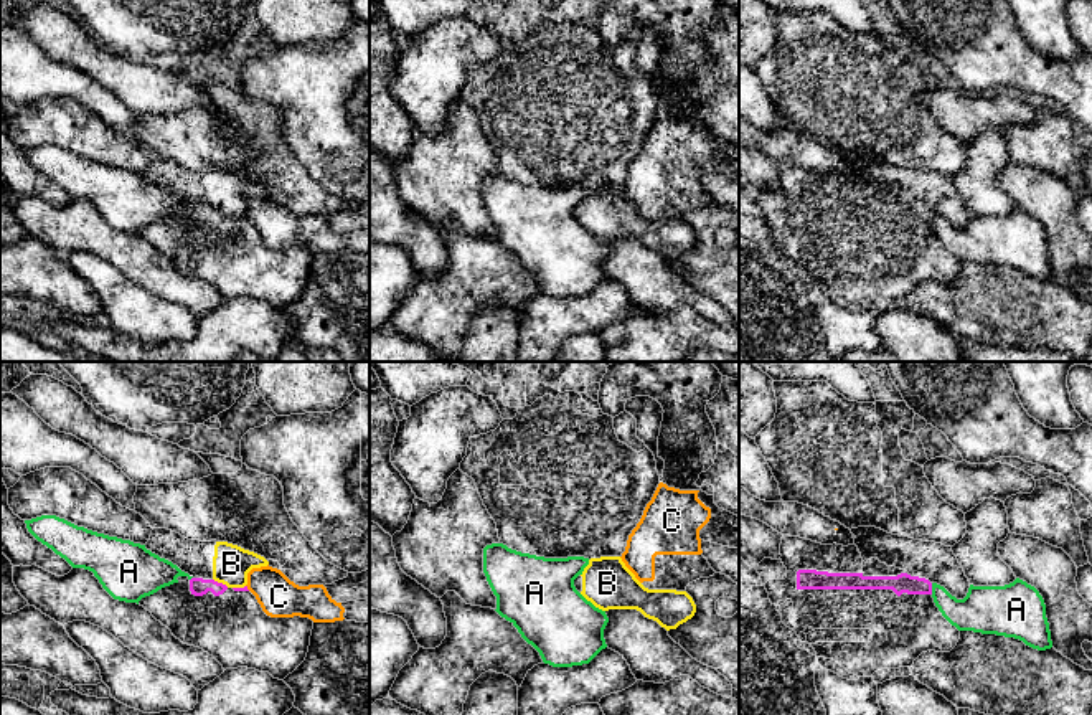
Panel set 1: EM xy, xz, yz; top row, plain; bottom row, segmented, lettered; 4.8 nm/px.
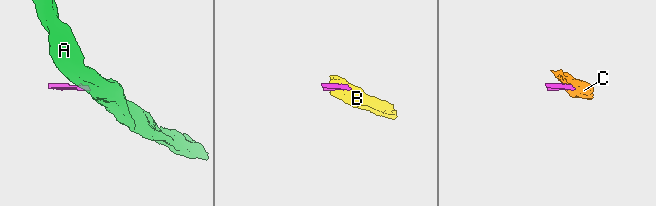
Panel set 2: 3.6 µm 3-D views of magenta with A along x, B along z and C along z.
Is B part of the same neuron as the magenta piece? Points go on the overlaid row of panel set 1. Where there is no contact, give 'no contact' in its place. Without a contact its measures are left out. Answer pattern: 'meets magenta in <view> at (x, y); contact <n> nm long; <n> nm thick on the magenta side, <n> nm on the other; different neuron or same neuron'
meets magenta in xy at (221, 583); contact 90 nm long; 90 nm thick on the magenta side, 190 nm on the other; different neuron

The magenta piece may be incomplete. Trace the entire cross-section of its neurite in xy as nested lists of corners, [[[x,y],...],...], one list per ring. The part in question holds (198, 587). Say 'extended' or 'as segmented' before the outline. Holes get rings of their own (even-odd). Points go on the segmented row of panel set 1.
extended | [[[214,580],[178,581],[139,601],[183,644],[213,656],[223,669],[247,667],[284,680],[307,657],[313,621],[308,618],[271,618],[256,596],[244,588],[228,588]]]

